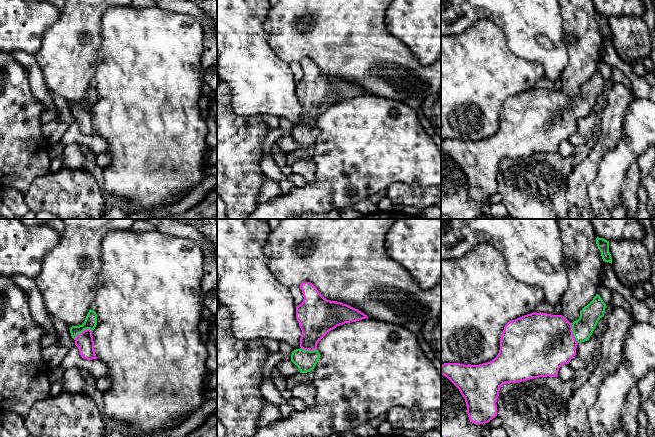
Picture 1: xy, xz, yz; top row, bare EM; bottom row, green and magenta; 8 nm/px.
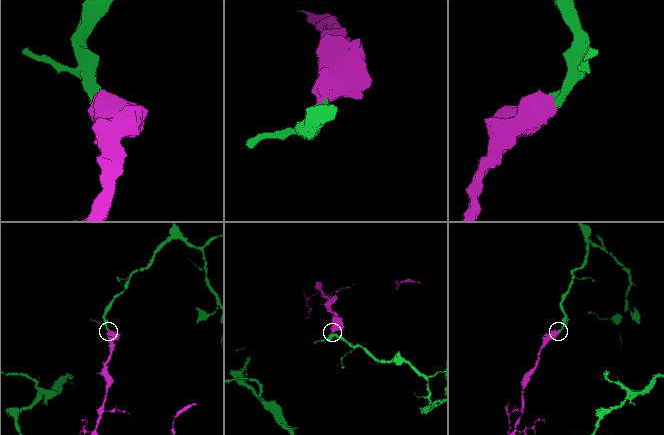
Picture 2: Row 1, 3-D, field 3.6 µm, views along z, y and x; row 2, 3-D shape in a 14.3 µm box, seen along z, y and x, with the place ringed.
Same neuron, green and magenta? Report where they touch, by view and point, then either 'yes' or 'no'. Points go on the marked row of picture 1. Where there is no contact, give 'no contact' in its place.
yz (573, 333) | yes

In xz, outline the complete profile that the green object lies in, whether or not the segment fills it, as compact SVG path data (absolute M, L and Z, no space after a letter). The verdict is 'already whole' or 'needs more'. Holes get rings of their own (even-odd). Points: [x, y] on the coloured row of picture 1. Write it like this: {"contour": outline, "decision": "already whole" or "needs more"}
{"contour": "M304 282L299 287L304 297L303 302L296 306L296 319L302 330L301 348L292 352L291 361L299 368L300 373L307 373L315 368L321 356L317 350L317 344L329 331L345 323L356 322L368 317L347 304L327 300L311 282Z", "decision": "needs more"}

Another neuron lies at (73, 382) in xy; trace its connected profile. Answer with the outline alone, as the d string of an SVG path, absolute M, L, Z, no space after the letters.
M76 367L69 368L62 377L63 391L79 394L87 394L84 388L84 378Z

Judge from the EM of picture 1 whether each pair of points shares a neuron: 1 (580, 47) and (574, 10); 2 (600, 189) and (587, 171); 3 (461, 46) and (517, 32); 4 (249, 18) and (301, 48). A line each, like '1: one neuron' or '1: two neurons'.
1: one neuron
2: two neurons
3: two neurons
4: two neurons

